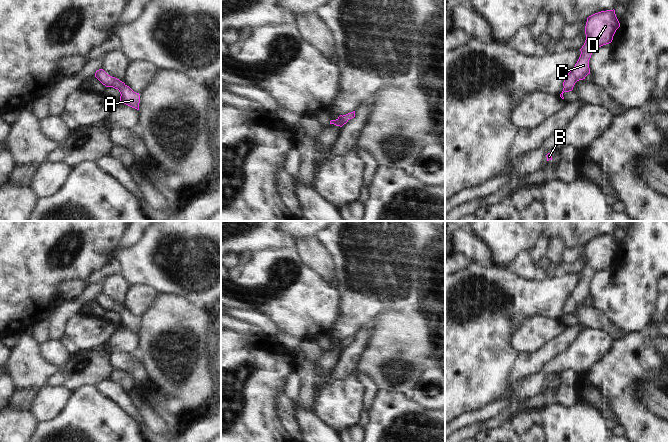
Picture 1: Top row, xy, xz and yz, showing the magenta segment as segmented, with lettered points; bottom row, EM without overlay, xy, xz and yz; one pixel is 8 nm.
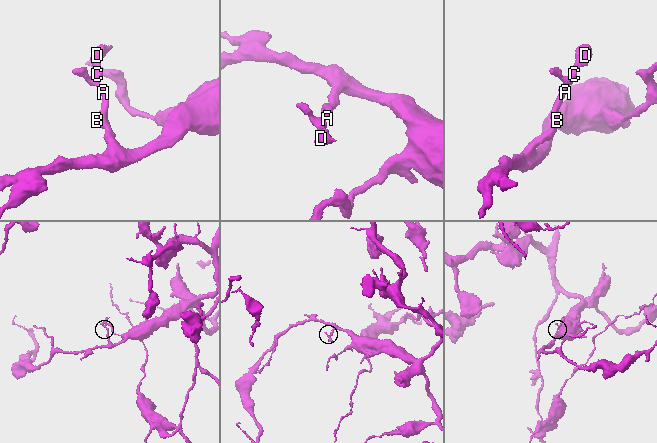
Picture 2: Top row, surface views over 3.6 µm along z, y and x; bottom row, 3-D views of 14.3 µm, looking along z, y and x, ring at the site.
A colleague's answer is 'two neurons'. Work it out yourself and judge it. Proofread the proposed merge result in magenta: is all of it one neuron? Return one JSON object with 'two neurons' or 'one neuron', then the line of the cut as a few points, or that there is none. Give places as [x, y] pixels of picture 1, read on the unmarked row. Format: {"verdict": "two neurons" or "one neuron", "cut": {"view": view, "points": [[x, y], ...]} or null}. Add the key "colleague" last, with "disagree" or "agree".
{"verdict": "one neuron", "cut": null, "colleague": "disagree"}

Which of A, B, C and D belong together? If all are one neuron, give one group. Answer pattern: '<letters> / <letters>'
A B C D

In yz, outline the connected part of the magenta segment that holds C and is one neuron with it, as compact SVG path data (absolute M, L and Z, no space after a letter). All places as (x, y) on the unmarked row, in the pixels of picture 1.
M614 233L595 237L587 242L585 250L586 264L580 273L581 278L577 287L563 306L564 312L560 318L562 323L564 323L564 316L572 315L577 305L585 303L590 298L589 284L594 273L611 267L619 251L620 247Z

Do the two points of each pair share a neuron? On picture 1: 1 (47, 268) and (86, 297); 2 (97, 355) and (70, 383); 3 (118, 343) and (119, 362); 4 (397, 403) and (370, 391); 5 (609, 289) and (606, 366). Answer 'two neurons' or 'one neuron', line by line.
1: two neurons
2: one neuron
3: two neurons
4: two neurons
5: two neurons

